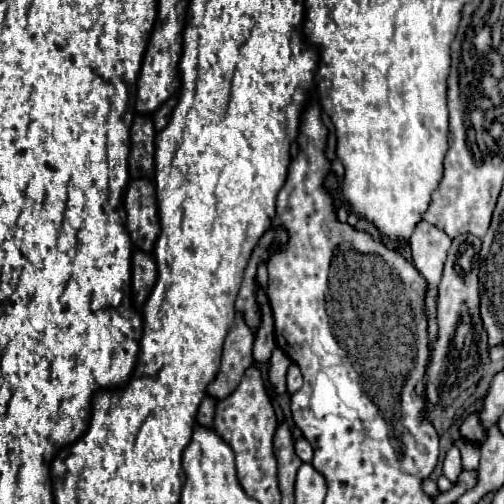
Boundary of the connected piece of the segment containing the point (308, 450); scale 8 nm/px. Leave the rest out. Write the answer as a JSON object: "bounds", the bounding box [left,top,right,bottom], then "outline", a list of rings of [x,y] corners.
{"bounds":[296,439,314,463],"outline":[[[298,439],[298,441],[296,441],[296,455],[298,455],[304,463],[312,463],[312,455],[314,455],[312,445],[310,445],[306,439]]]}

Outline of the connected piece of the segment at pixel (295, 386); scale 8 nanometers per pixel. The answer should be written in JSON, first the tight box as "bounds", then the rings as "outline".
{"bounds":[286,363,302,393],"outline":[[[292,363],[288,367],[288,373],[286,373],[286,385],[288,385],[288,391],[294,393],[302,387],[302,371],[300,367],[296,367],[296,364]]]}

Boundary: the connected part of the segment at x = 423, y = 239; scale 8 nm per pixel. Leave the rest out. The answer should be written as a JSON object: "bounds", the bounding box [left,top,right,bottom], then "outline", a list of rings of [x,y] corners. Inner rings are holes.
{"bounds":[410,221,452,345],"outline":[[[420,221],[416,225],[416,231],[410,237],[414,267],[428,281],[426,313],[428,313],[430,345],[436,341],[436,287],[438,287],[440,277],[442,277],[442,265],[446,261],[446,253],[450,249],[450,243],[452,243],[452,239],[444,231],[440,231],[438,227],[434,227],[426,221]]]}

